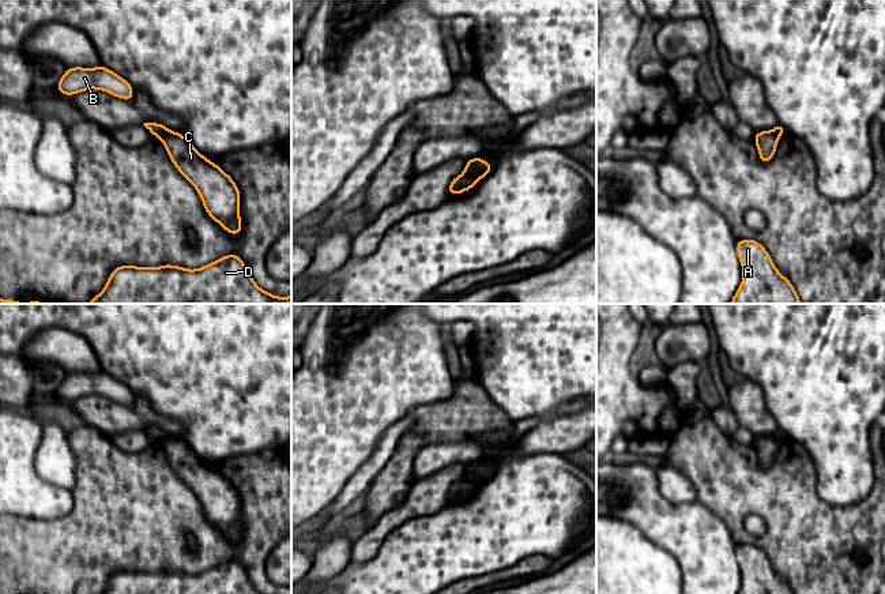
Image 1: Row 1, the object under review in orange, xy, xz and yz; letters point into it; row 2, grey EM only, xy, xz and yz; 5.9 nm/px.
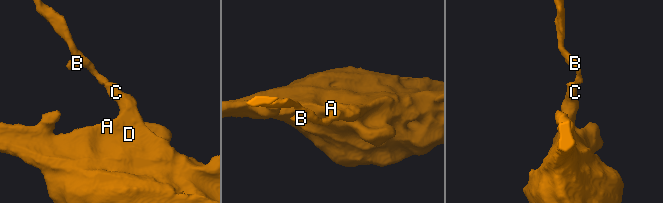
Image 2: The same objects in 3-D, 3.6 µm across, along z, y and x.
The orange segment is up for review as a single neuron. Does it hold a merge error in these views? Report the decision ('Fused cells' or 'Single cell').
Fused cells

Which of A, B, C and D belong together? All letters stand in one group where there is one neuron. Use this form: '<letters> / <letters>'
A C D / B

